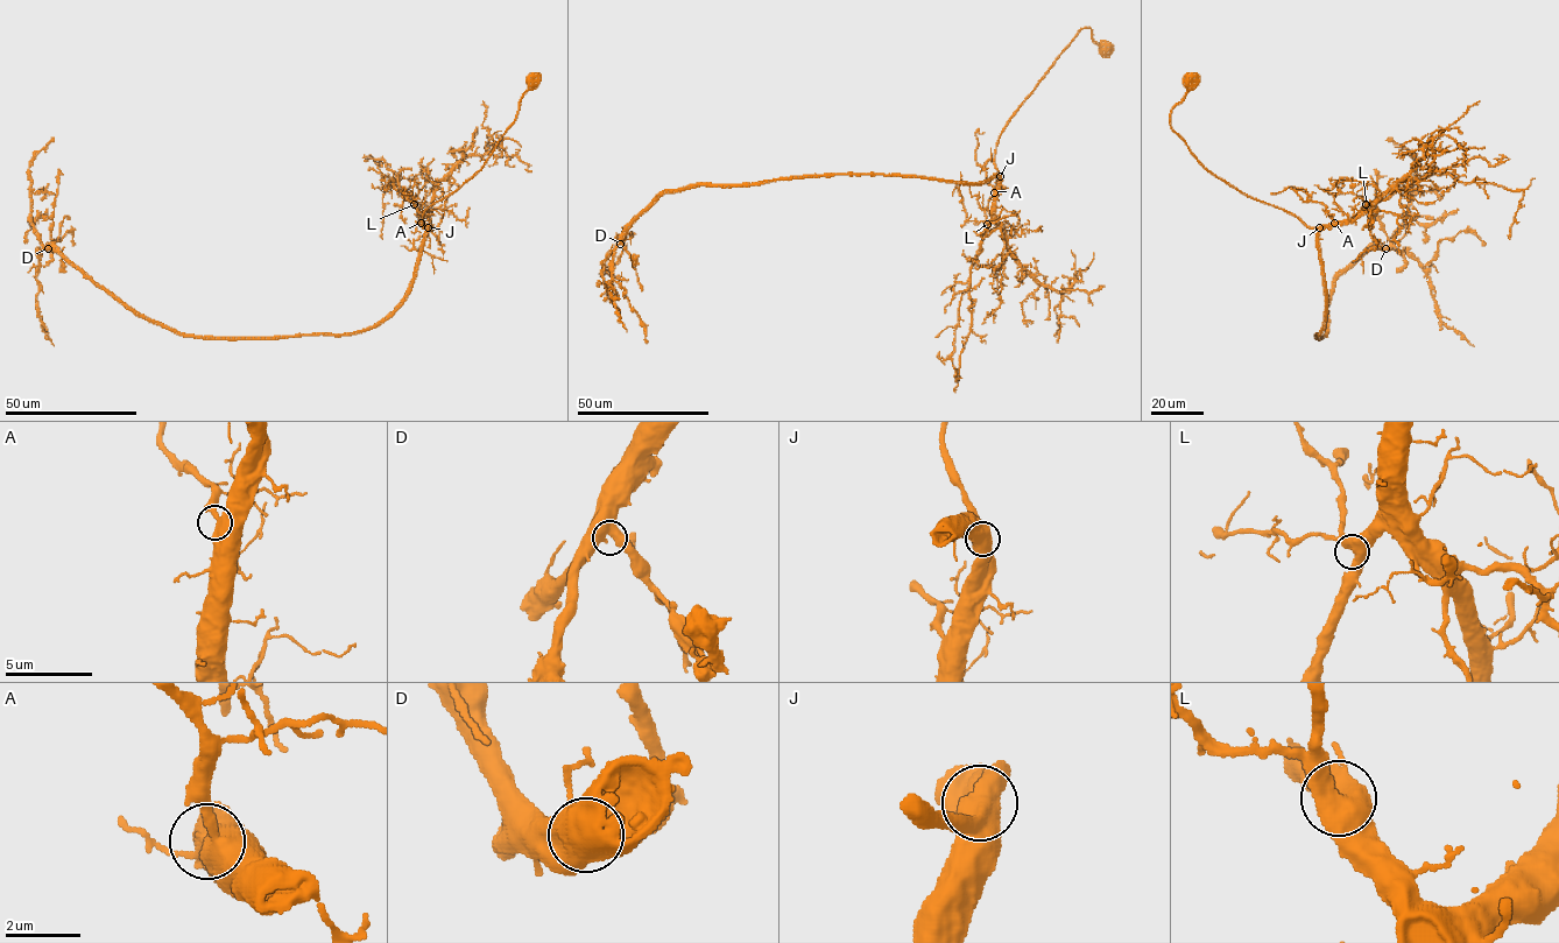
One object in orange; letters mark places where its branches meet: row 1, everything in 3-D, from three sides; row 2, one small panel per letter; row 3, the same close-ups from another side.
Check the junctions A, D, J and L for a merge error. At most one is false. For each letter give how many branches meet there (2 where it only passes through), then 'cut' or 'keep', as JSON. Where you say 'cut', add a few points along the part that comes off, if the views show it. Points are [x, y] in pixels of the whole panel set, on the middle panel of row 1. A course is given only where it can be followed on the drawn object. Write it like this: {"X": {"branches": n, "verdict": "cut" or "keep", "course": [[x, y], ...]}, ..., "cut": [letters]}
{"A": {"branches": 2, "verdict": "keep"}, "D": {"branches": 2, "verdict": "keep"}, "J": {"branches": 1, "verdict": "keep"}, "L": {"branches": 3, "verdict": "keep"}, "cut": []}

